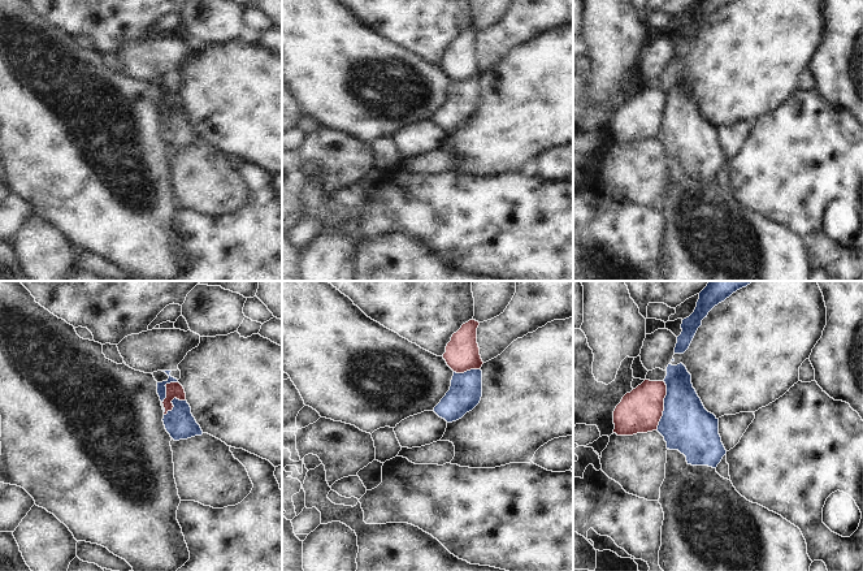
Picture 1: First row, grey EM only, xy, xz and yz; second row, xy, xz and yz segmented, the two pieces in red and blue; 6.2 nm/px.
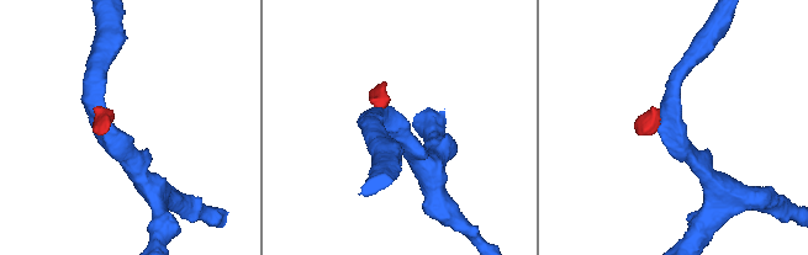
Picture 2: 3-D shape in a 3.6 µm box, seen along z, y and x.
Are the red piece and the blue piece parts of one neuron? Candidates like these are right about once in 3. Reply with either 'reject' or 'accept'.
reject

